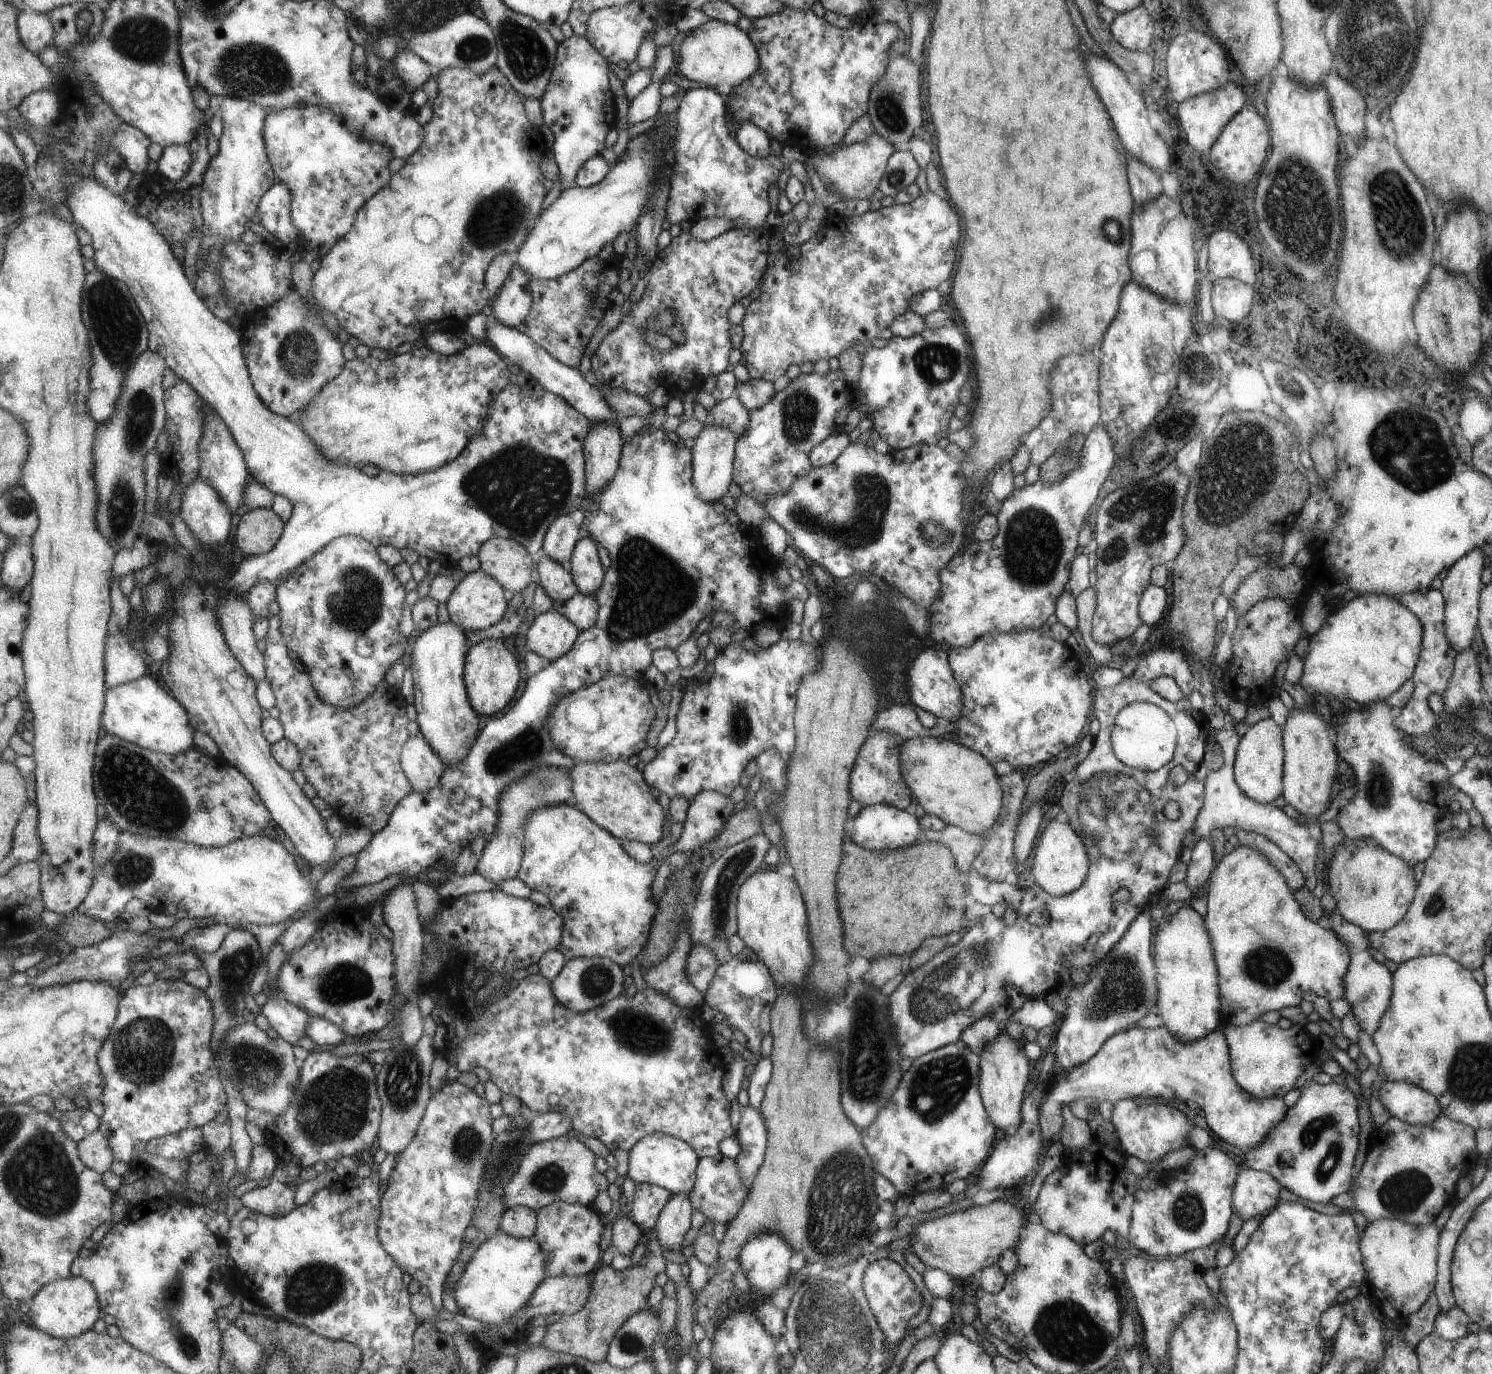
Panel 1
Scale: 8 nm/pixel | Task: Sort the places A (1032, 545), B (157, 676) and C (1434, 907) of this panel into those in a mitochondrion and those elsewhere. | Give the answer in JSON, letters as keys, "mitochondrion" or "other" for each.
{"A":"mitochondrion","B":"other","C":"mitochondrion"}

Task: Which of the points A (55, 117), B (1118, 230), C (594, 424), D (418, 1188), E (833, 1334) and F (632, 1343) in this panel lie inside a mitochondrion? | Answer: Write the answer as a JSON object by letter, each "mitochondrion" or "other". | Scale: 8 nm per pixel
{"A":"other","B":"mitochondrion","C":"other","D":"other","E":"mitochondrion","F":"mitochondrion"}

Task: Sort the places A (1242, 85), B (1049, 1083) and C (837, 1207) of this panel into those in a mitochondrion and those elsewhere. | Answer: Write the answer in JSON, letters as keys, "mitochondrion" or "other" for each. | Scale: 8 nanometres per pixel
{"A":"other","B":"other","C":"mitochondrion"}

